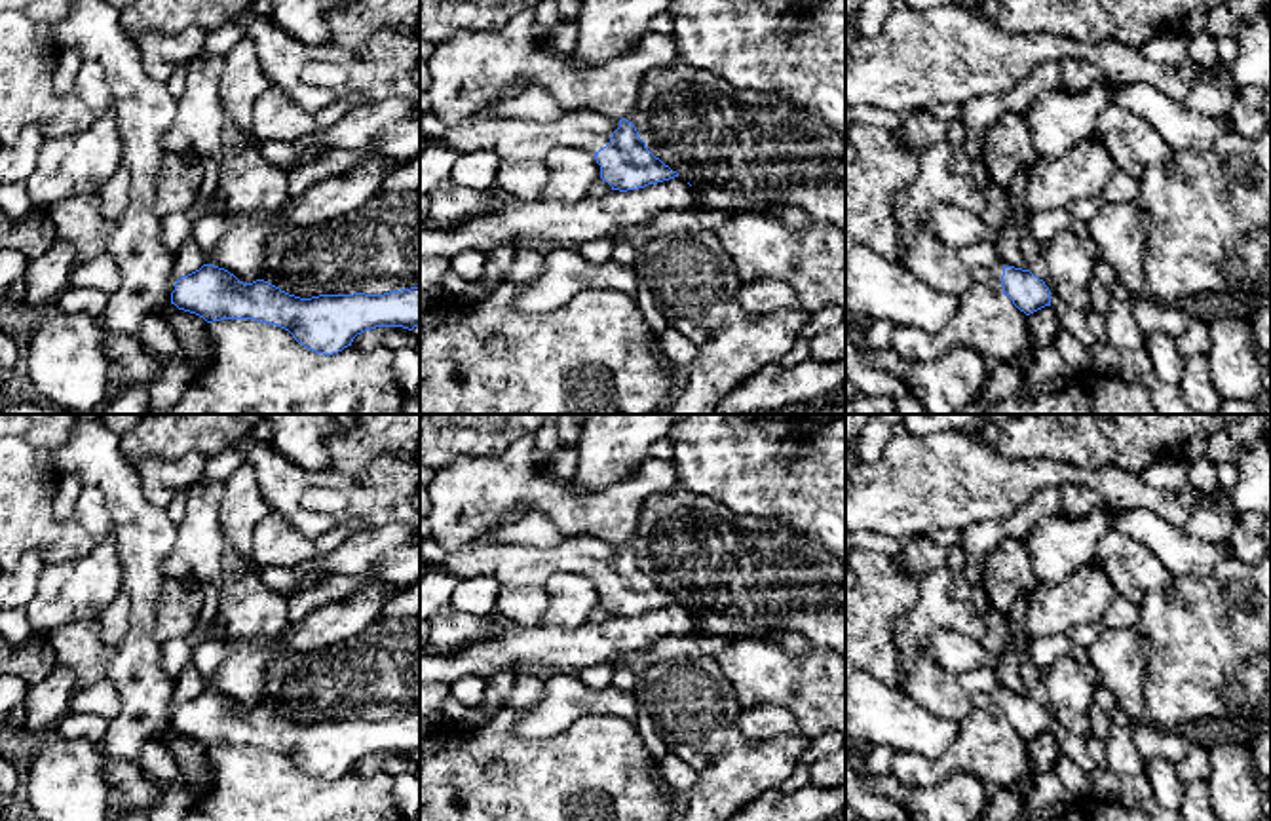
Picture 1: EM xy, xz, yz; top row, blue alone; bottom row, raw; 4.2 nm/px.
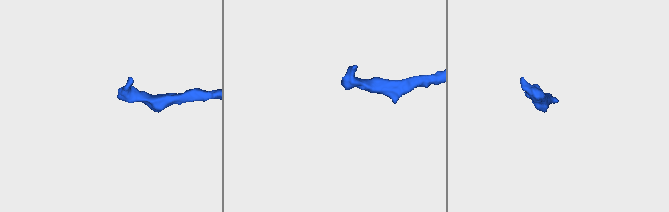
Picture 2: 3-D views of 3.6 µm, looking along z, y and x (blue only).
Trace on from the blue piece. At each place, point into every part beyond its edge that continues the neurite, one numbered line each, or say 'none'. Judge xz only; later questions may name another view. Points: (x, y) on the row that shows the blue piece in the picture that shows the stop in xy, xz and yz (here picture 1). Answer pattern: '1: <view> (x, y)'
1: xz (513, 139)

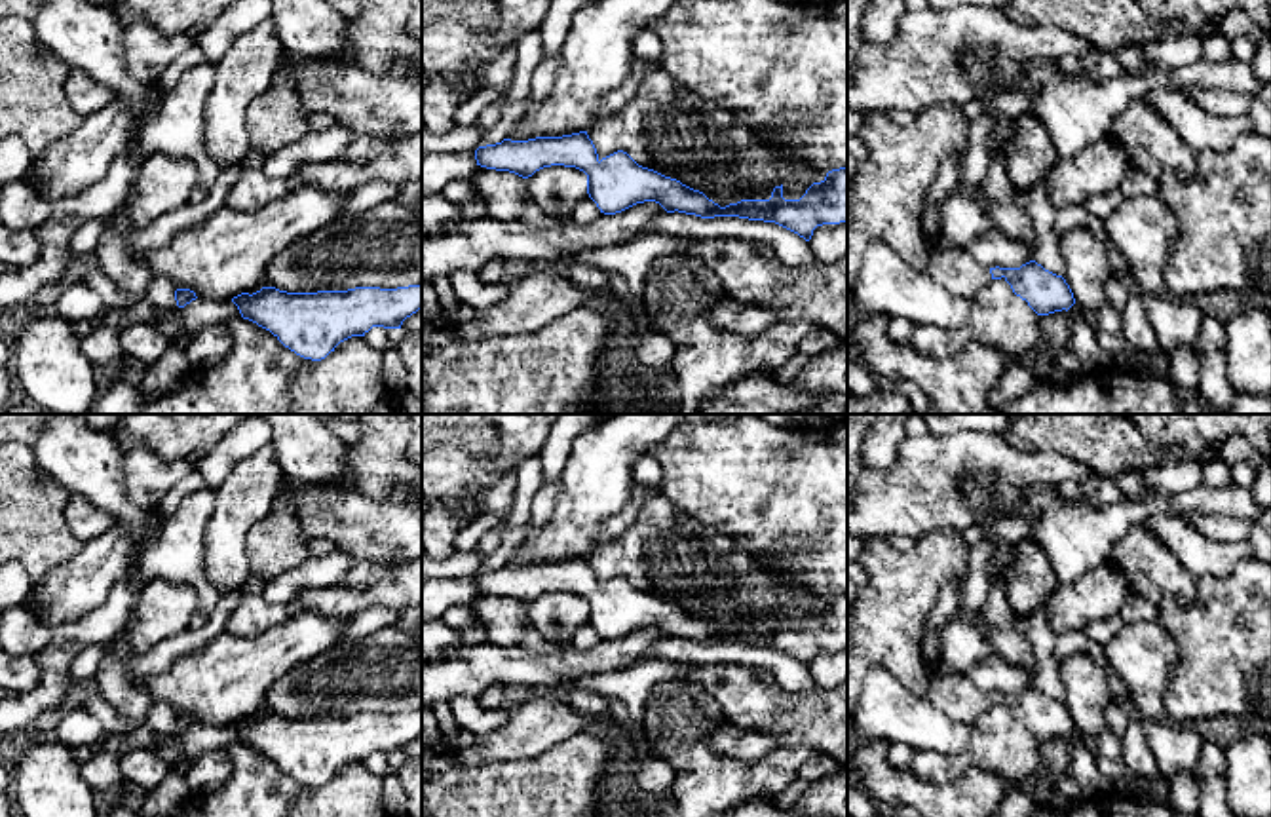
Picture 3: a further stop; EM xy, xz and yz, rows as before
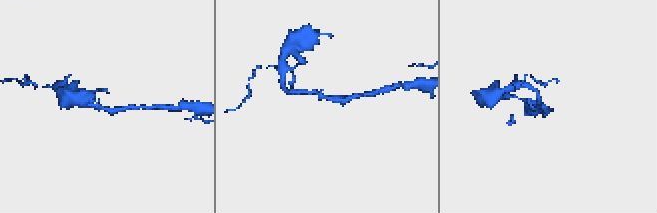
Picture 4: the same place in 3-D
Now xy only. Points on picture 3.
none

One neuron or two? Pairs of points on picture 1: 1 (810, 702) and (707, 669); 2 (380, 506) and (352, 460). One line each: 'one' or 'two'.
1: two
2: two

